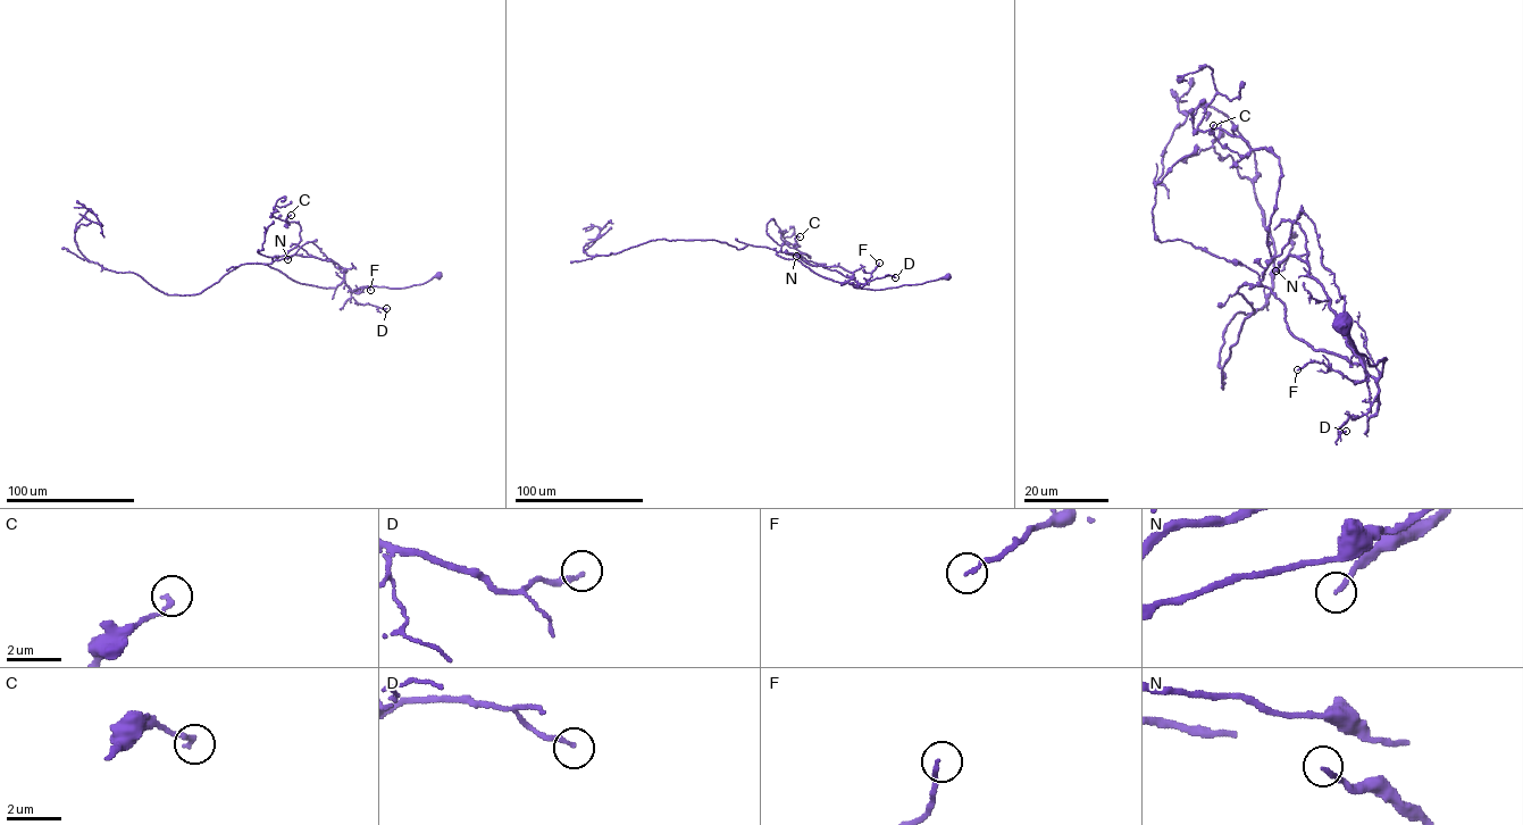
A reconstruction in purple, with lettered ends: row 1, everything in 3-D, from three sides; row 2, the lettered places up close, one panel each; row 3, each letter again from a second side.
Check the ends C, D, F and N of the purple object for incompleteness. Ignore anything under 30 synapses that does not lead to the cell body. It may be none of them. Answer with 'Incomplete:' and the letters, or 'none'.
Incomplete: none

